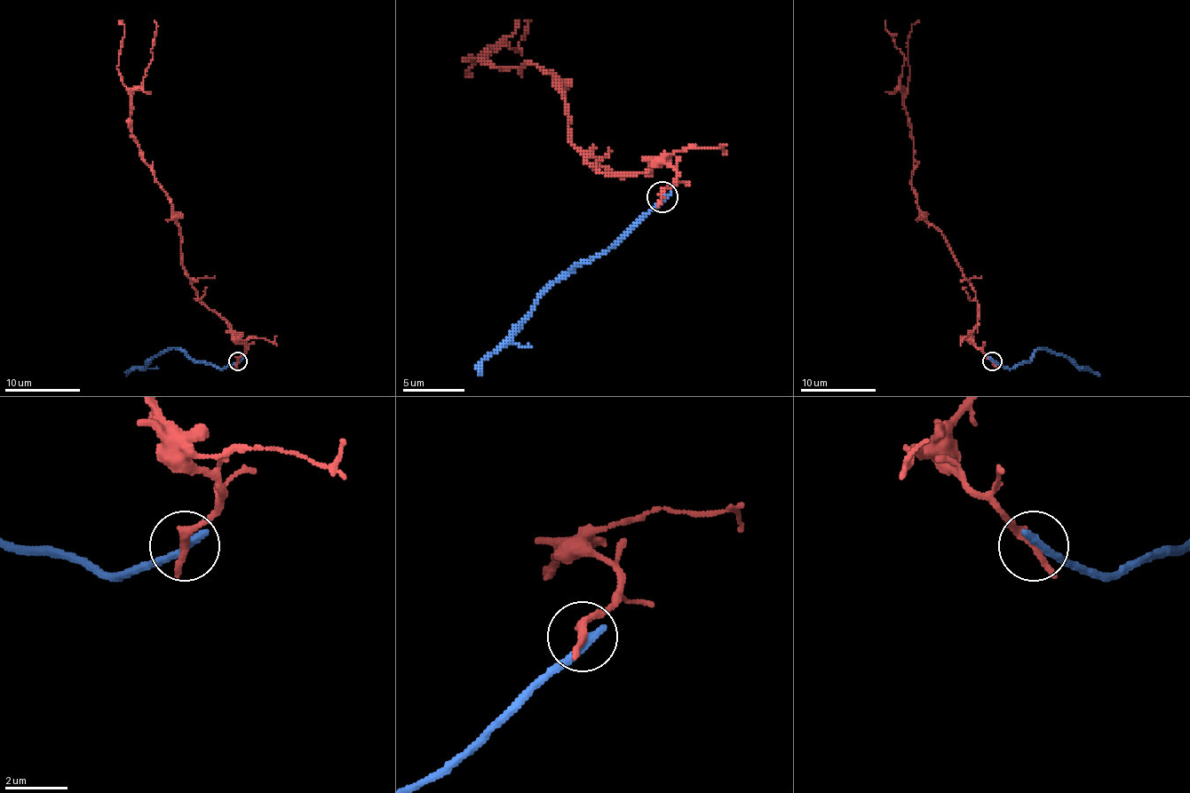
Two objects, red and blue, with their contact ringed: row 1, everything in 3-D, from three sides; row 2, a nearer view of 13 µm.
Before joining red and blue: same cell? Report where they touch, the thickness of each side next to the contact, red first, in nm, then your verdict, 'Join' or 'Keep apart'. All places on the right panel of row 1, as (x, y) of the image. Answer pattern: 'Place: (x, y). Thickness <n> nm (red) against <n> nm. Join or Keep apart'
Place: (992, 361). Thickness 320 nm (red) against 320 nm. Keep apart

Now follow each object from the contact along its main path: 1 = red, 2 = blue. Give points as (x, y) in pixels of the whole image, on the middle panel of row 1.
1: (662, 198), (670, 167), (602, 173), (575, 148), (552, 74), (487, 64), (503, 45), (521, 51), (525, 20)
2: (662, 198), (599, 253), (565, 272), (487, 356), (478, 375)

